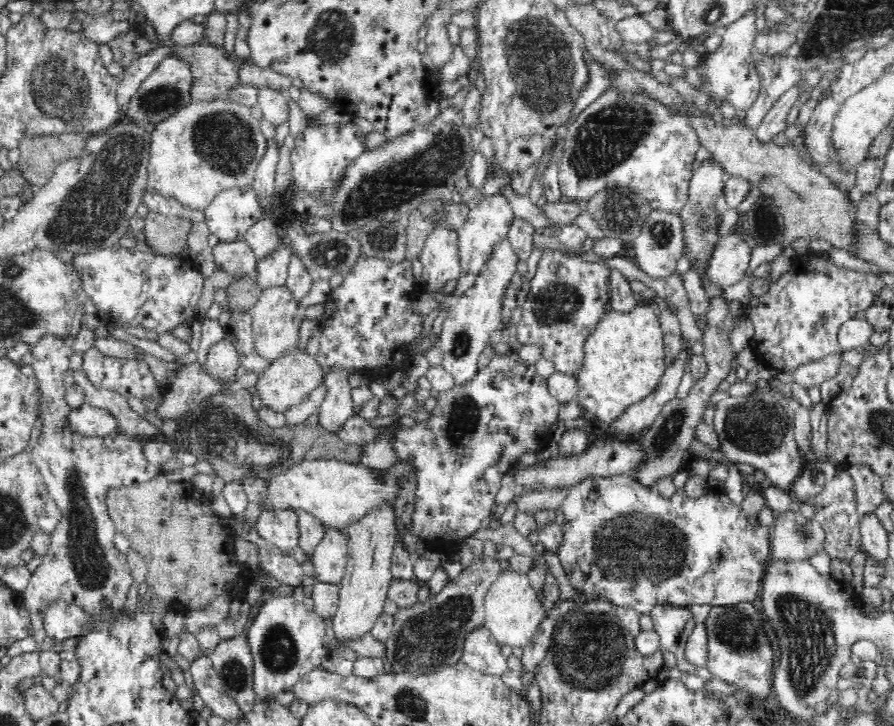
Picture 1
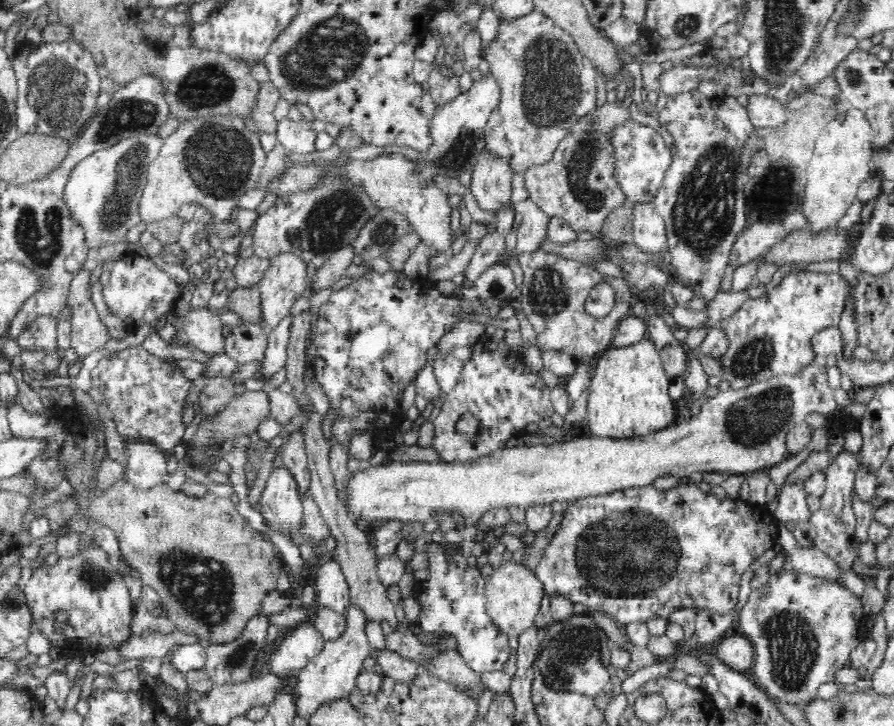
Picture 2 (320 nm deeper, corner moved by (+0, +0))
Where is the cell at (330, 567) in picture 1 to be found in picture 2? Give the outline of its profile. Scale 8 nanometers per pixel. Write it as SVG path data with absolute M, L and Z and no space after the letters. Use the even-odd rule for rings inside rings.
M334 555L318 568L315 580L315 598L318 602L342 613L350 601L350 588L342 566Z

